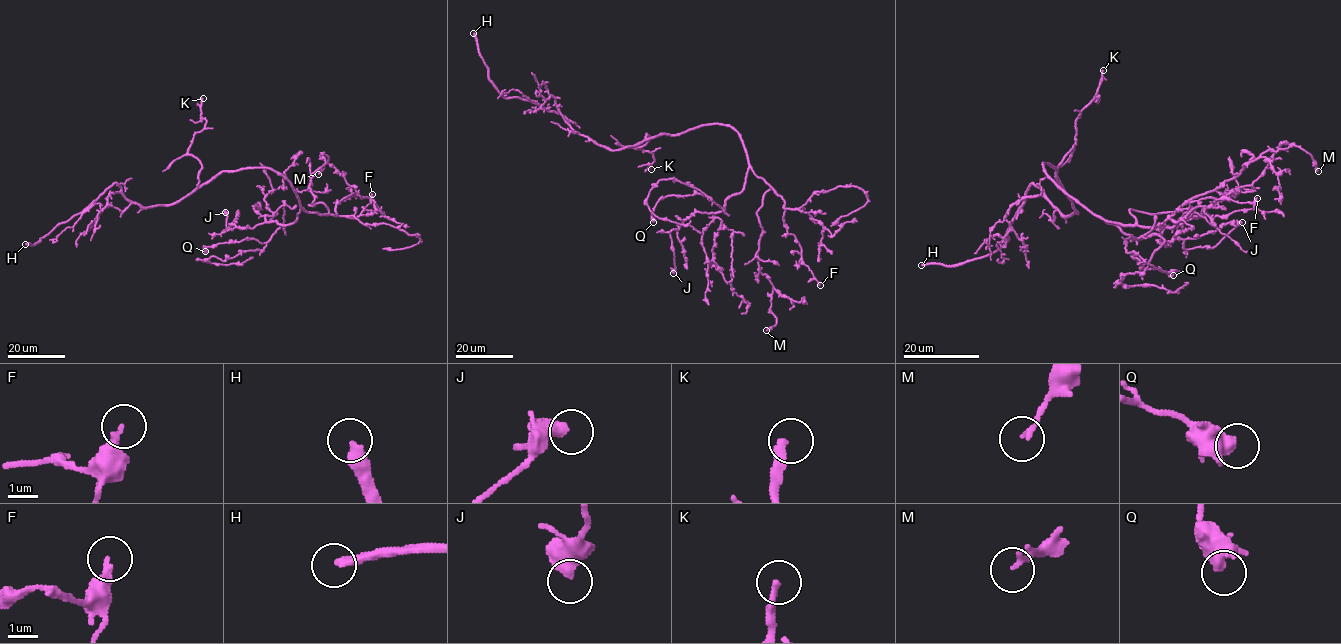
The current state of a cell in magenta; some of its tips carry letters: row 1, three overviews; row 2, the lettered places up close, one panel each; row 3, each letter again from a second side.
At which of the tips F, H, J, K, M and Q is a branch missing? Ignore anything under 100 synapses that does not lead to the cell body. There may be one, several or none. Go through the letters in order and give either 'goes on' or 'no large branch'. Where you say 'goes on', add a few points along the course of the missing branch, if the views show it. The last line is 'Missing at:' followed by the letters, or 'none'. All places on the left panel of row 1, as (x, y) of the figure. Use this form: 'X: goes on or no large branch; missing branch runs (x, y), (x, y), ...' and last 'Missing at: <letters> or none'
F: no large branch
H: goes on; missing branch runs (25, 244), (13, 253)
J: no large branch
K: no large branch
M: no large branch
Q: no large branch
Missing at: H

